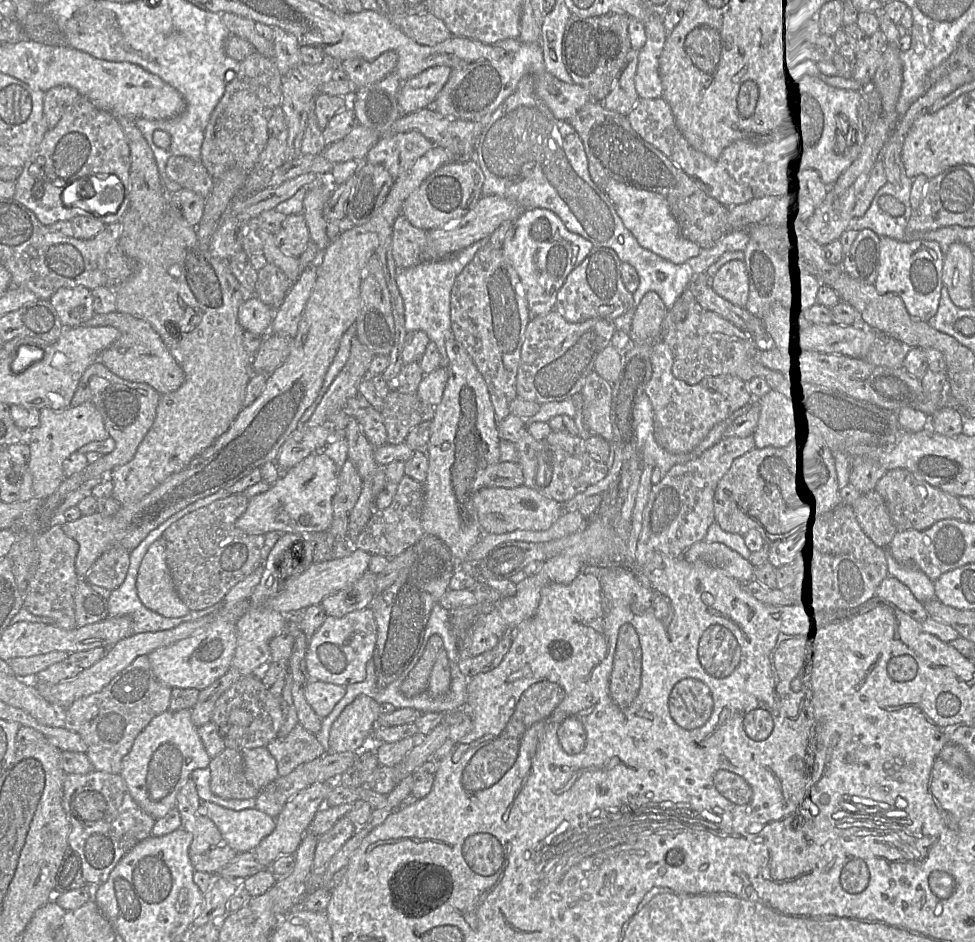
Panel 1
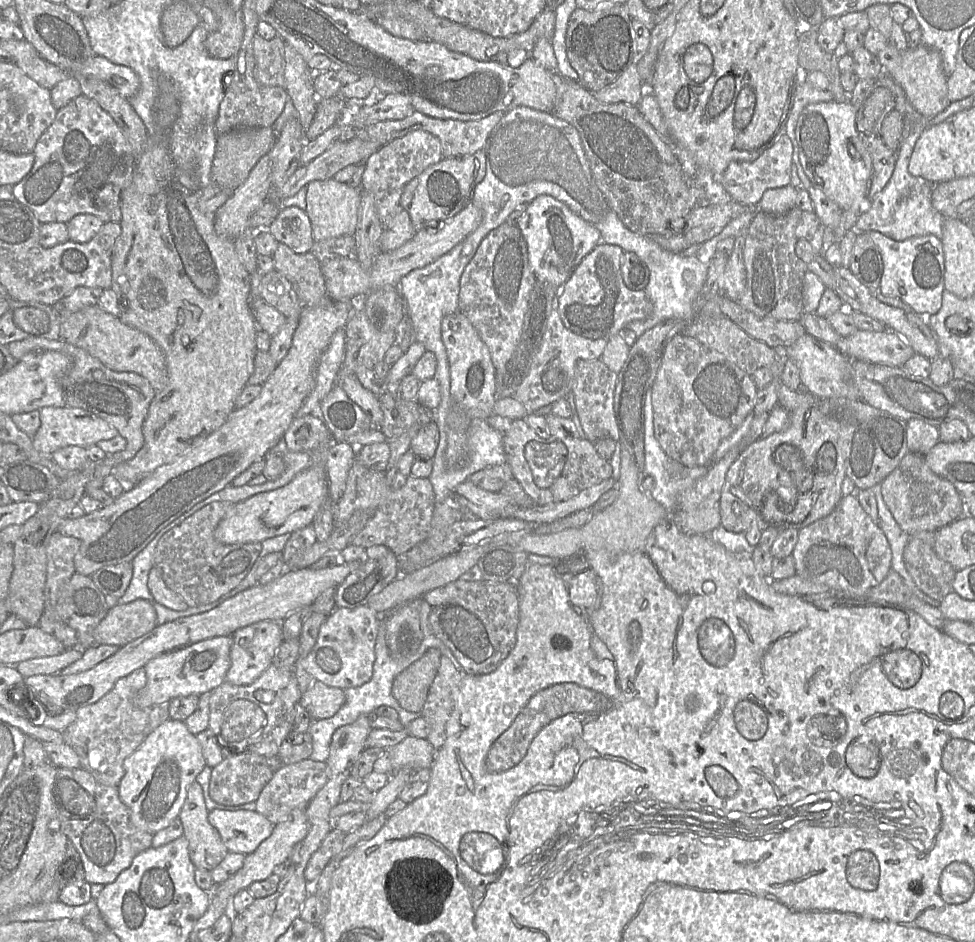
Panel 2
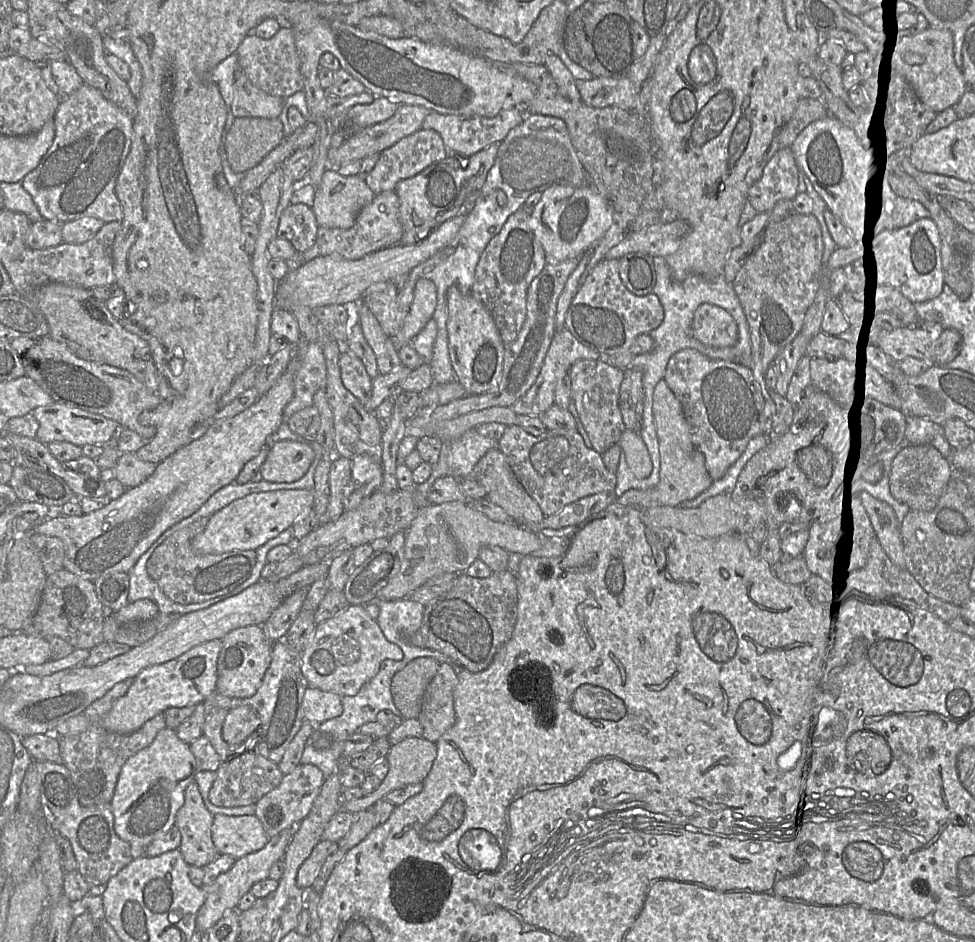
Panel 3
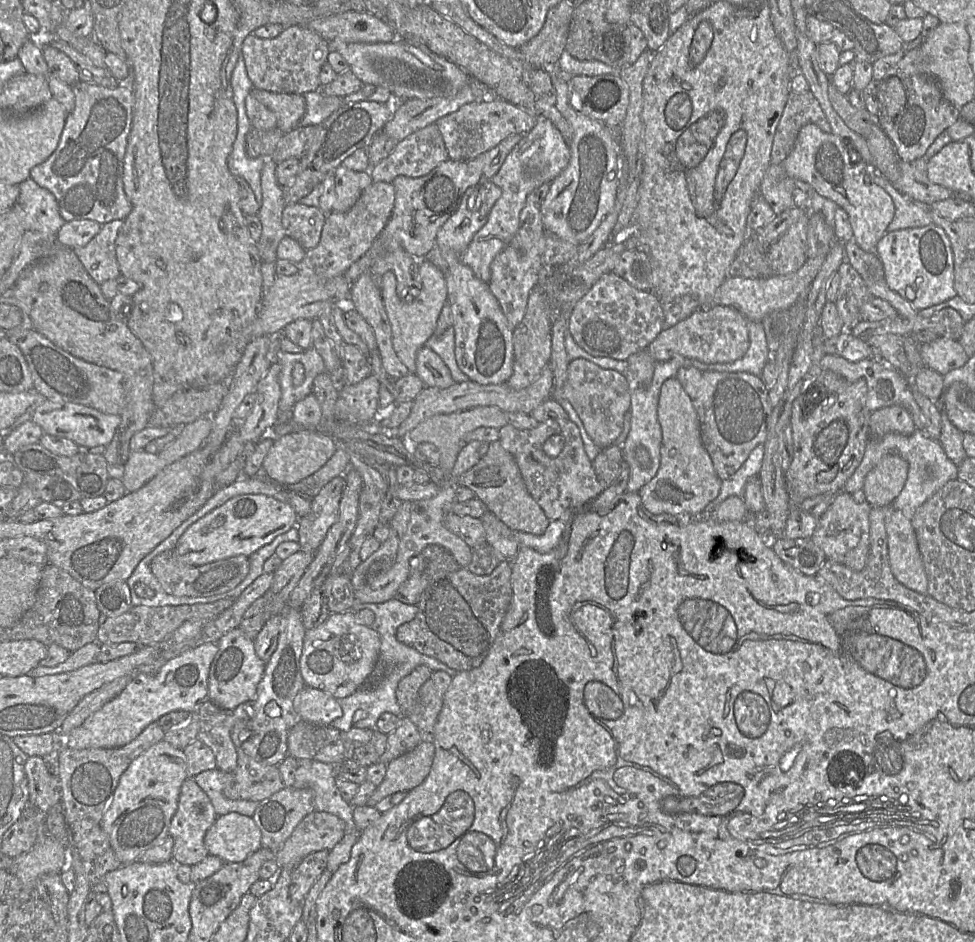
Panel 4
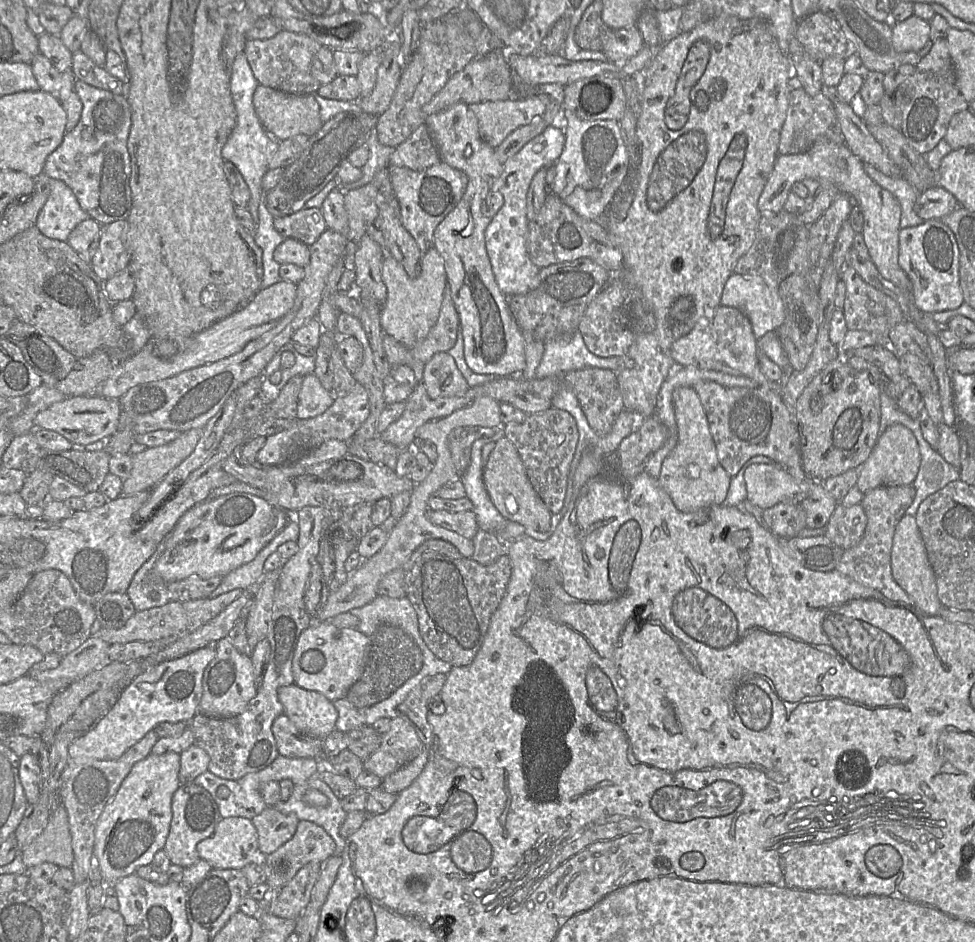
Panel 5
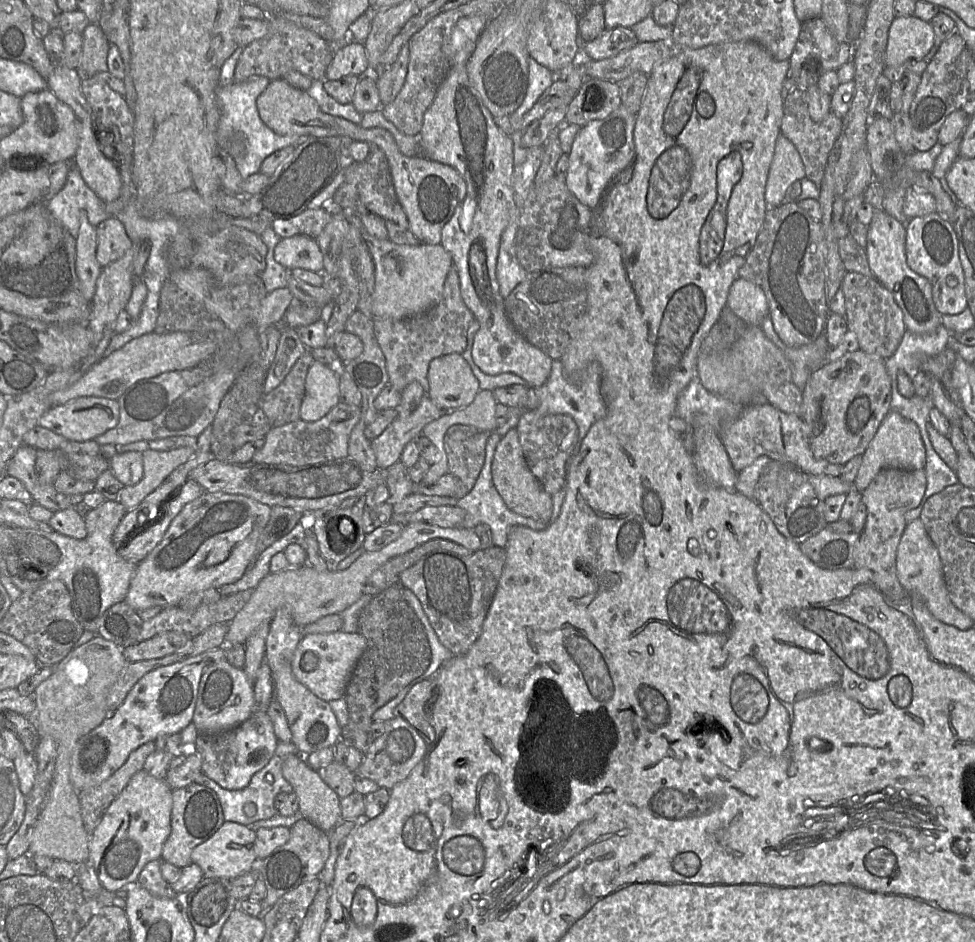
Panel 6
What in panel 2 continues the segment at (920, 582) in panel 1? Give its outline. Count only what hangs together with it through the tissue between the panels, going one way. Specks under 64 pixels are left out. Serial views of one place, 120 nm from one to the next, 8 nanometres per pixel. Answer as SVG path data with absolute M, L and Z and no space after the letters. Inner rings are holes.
M880 483L866 490L871 492L875 496L877 501L879 515L878 526L886 536L892 553L891 569L893 569L902 577L905 584L911 589L911 591L914 593L914 595L916 595L919 600L932 607L939 608L940 601L932 599L931 597L924 594L916 586L913 578L906 569L904 561L904 549L909 541L910 535L900 528L889 508L885 504L881 494Z

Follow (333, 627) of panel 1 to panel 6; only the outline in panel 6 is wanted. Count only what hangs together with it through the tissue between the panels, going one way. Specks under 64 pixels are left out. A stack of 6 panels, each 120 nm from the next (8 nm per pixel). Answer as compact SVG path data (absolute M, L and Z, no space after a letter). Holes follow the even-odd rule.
M337 631L304 635L291 660L293 675L298 682L321 700L330 702L341 699L344 697L347 684L366 646L366 639L359 632Z

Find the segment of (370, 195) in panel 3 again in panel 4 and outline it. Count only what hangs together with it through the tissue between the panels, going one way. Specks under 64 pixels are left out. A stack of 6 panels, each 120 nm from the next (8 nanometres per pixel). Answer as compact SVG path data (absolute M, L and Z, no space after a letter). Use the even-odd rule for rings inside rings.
M343 165L334 171L336 199L332 212L346 212L353 207L365 188L372 184L370 171L353 171Z

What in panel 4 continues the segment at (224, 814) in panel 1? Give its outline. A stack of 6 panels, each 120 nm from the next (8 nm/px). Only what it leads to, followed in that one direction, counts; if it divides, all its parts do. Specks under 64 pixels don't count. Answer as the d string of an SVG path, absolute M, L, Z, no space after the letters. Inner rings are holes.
M232 812L217 817L204 837L204 844L209 855L221 858L224 863L236 863L259 850L261 839L261 831L252 817Z

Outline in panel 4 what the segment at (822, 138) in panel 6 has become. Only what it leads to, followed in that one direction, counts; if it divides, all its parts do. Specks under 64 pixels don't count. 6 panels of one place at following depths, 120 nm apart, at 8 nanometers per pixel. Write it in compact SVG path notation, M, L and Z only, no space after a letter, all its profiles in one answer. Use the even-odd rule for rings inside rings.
M810 90L800 94L791 91L774 135L771 164L781 164L788 157L799 131L807 124L814 124L823 132L832 133L826 115L813 93Z

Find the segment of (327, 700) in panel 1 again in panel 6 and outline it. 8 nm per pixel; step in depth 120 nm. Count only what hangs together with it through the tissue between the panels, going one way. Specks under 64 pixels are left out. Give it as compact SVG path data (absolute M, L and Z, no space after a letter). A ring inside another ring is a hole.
M286 663L272 673L274 684L274 699L283 708L291 733L292 743L301 756L306 757L314 751L334 747L341 739L341 728L328 702L321 700L308 688L296 680L291 669L291 663Z

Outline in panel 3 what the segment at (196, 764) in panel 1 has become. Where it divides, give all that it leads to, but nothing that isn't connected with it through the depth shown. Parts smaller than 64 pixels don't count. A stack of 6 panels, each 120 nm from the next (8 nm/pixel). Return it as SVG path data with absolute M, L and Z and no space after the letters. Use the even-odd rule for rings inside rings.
M168 727L162 729L148 747L131 756L121 769L111 802L116 834L132 845L147 847L153 840L169 831L175 825L178 810L184 805L186 788L194 781L197 772L190 745L178 738L176 730Z

